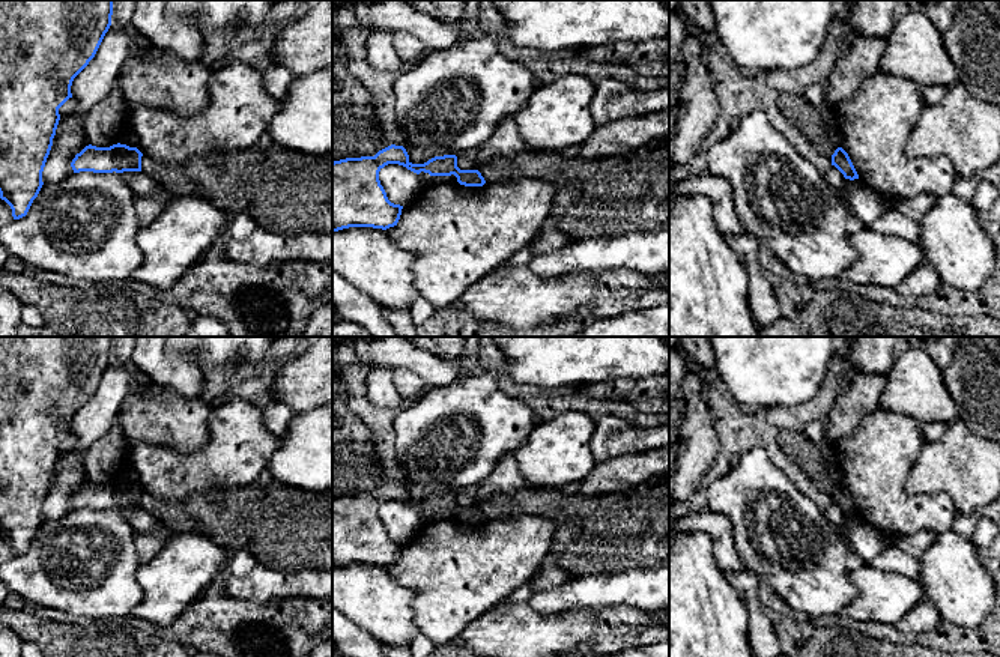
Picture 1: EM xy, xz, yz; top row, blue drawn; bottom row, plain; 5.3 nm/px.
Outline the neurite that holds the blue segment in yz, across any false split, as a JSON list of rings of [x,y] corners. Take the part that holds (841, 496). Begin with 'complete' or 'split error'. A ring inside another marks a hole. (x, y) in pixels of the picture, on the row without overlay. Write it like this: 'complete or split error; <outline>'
complete; [[[838,484],[832,492],[832,502],[835,502],[844,511],[845,516],[850,517],[859,516],[859,511],[848,490],[842,484]]]

